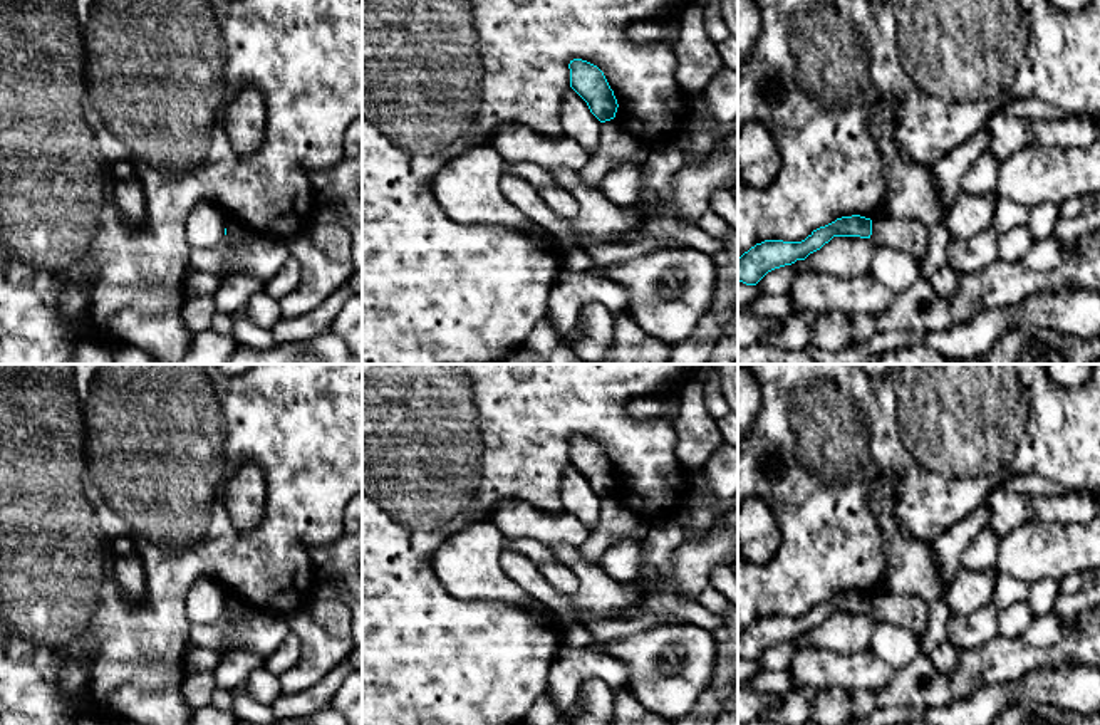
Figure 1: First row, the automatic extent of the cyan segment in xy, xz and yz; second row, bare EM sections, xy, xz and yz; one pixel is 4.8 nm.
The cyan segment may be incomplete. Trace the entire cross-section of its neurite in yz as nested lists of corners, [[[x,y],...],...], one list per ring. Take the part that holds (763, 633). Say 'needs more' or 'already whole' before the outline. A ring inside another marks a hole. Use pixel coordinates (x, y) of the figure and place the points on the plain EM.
already whole; [[[852,591],[813,606],[802,618],[765,616],[756,619],[738,634],[738,656],[746,661],[756,661],[768,648],[805,636],[810,629],[820,626],[833,613],[870,614],[872,596]]]

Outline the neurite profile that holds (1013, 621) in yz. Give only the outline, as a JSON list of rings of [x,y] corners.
[[[1016,601],[998,614],[998,633],[1006,638],[1020,638],[1028,631],[1035,618],[1028,601]]]

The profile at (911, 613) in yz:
[[[874,592],[870,616],[875,623],[890,623],[911,631],[919,641],[929,623],[927,602],[919,596],[894,596]]]

